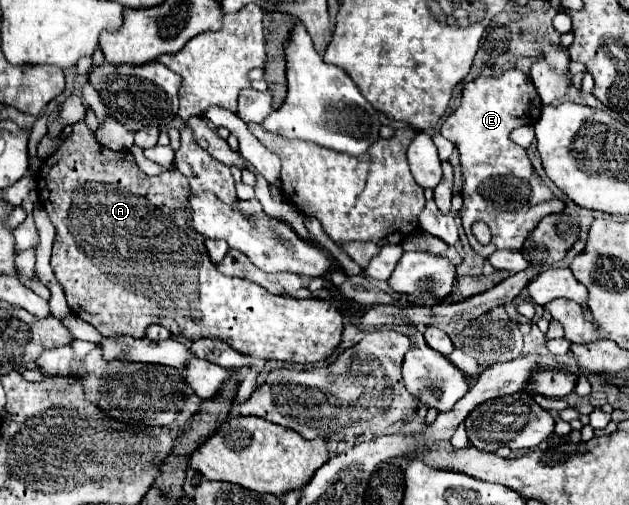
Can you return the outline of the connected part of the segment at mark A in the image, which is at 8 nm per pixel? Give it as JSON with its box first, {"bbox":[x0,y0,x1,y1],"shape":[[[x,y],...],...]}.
{"bbox":[37,121,343,363],"shape":[[[79,121],[73,125],[71,135],[59,145],[59,149],[49,155],[37,175],[37,191],[39,191],[39,201],[43,209],[49,213],[51,223],[55,225],[55,243],[53,243],[53,255],[51,255],[51,267],[55,273],[55,279],[61,283],[65,295],[67,295],[67,305],[71,307],[73,315],[79,319],[91,323],[101,335],[111,335],[111,333],[127,333],[131,337],[143,337],[149,325],[163,325],[167,327],[173,335],[183,337],[187,341],[195,339],[221,339],[227,341],[235,351],[241,351],[251,357],[263,357],[263,359],[281,359],[281,361],[297,361],[297,363],[315,363],[323,361],[327,355],[333,353],[333,349],[341,343],[341,333],[343,333],[343,317],[331,305],[329,301],[321,299],[293,299],[293,297],[283,297],[283,295],[273,295],[267,293],[263,287],[257,283],[251,283],[247,279],[231,279],[225,277],[217,265],[211,261],[207,249],[205,249],[205,237],[199,235],[191,225],[191,215],[187,215],[187,191],[189,183],[181,173],[161,173],[157,177],[147,177],[141,173],[133,161],[133,155],[129,151],[111,151],[103,145],[97,143],[95,133],[85,125],[85,121]]]}

